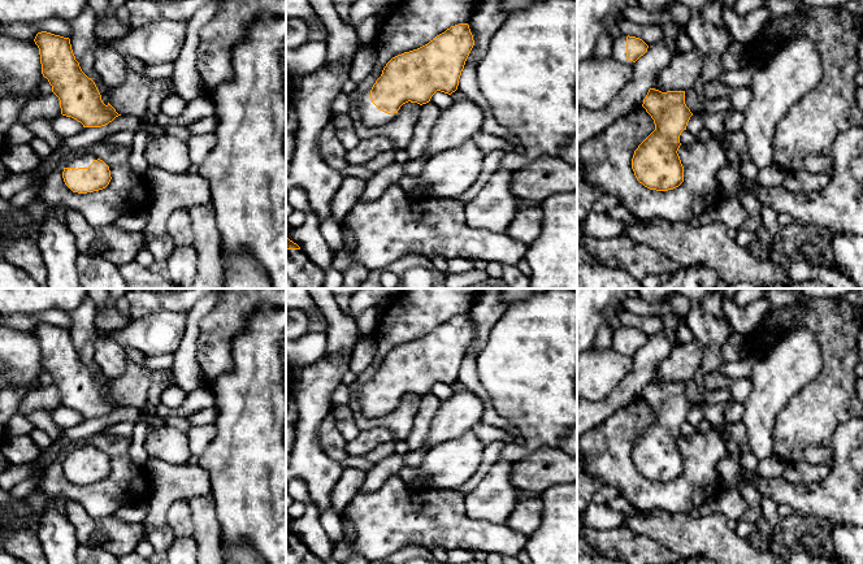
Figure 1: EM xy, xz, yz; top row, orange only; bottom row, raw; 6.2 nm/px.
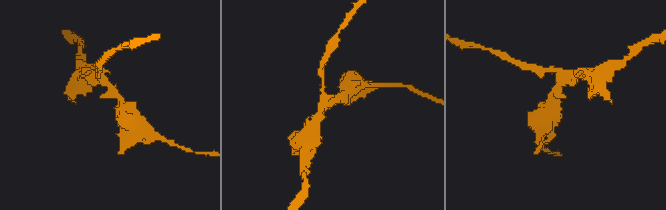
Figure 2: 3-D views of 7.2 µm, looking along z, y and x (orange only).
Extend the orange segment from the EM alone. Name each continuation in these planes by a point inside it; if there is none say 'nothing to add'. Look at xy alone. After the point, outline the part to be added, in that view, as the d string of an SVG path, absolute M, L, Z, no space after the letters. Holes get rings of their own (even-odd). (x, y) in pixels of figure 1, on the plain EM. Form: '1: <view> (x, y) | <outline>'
1: xy (83, 451) | M90 444L74 447L66 454L65 459L75 459L75 460L88 459L92 455L92 452L97 450L99 448L90 446Z

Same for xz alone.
1: xz (371, 407) | M370 382L363 386L355 400L357 402L363 415L368 418L382 417L396 407L396 404L387 405L380 402L370 391Z

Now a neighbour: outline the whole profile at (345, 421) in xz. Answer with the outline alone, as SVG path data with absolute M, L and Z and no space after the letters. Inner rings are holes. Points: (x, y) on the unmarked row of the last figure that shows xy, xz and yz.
M335 405L331 408L331 412L335 417L335 425L339 430L341 435L347 441L355 439L360 429L354 418L354 412L350 409L348 405Z

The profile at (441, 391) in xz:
M437 382L437 383L432 387L430 392L432 392L439 402L442 402L442 400L444 400L446 398L451 396L452 389L451 389L451 386L448 386L448 385Z

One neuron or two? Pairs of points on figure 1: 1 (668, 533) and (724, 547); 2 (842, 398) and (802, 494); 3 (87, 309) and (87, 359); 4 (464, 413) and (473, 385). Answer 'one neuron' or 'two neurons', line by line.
1: one neuron
2: two neurons
3: one neuron
4: two neurons

